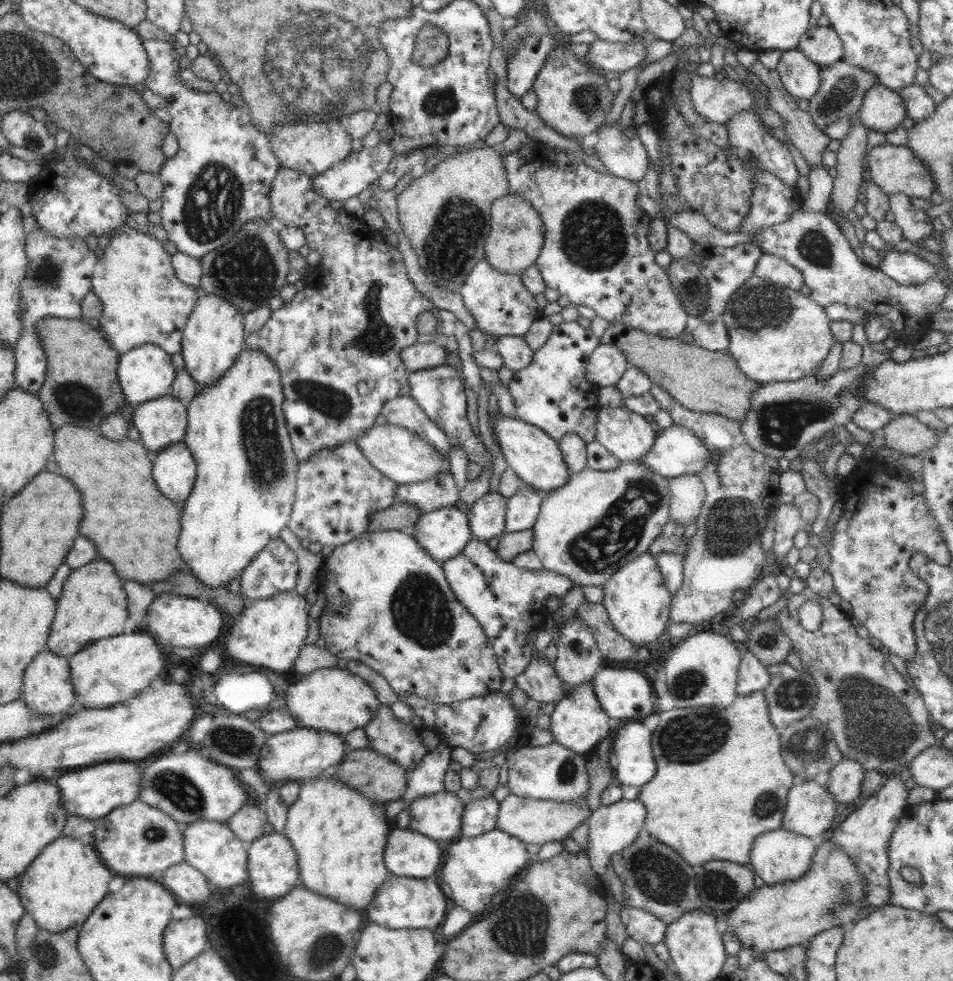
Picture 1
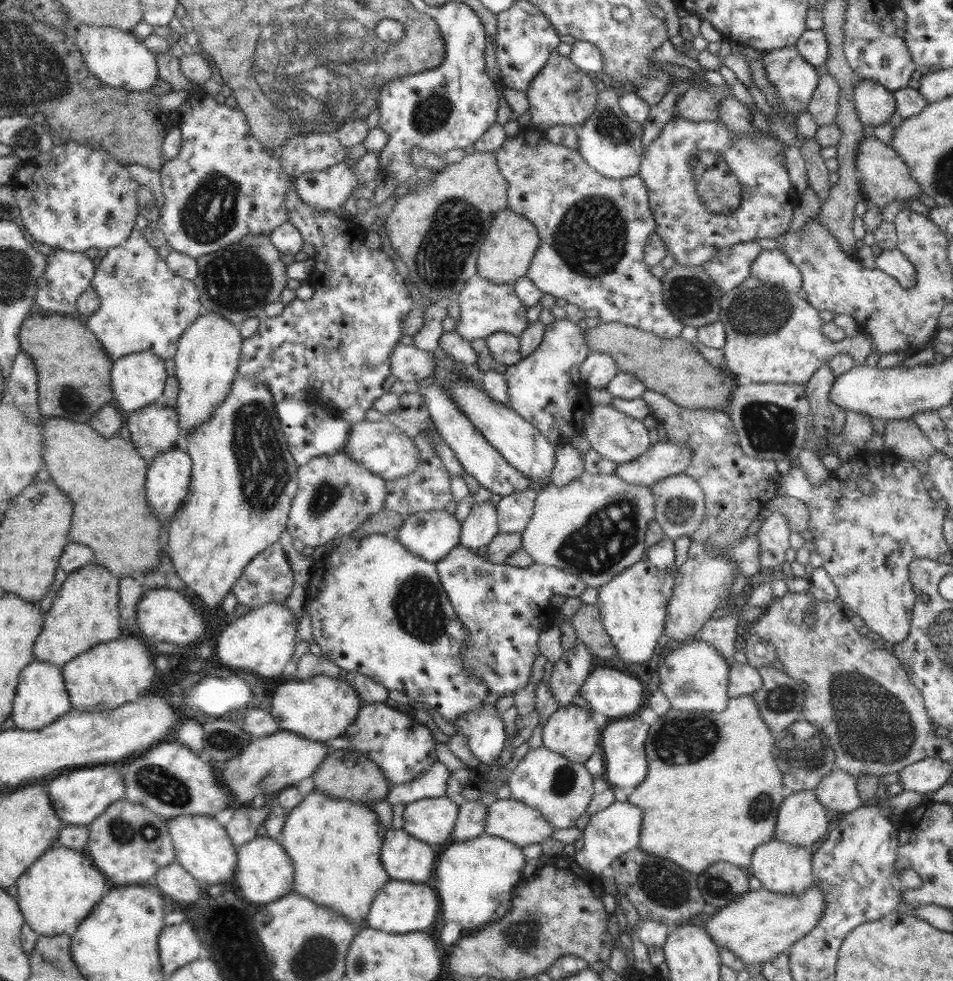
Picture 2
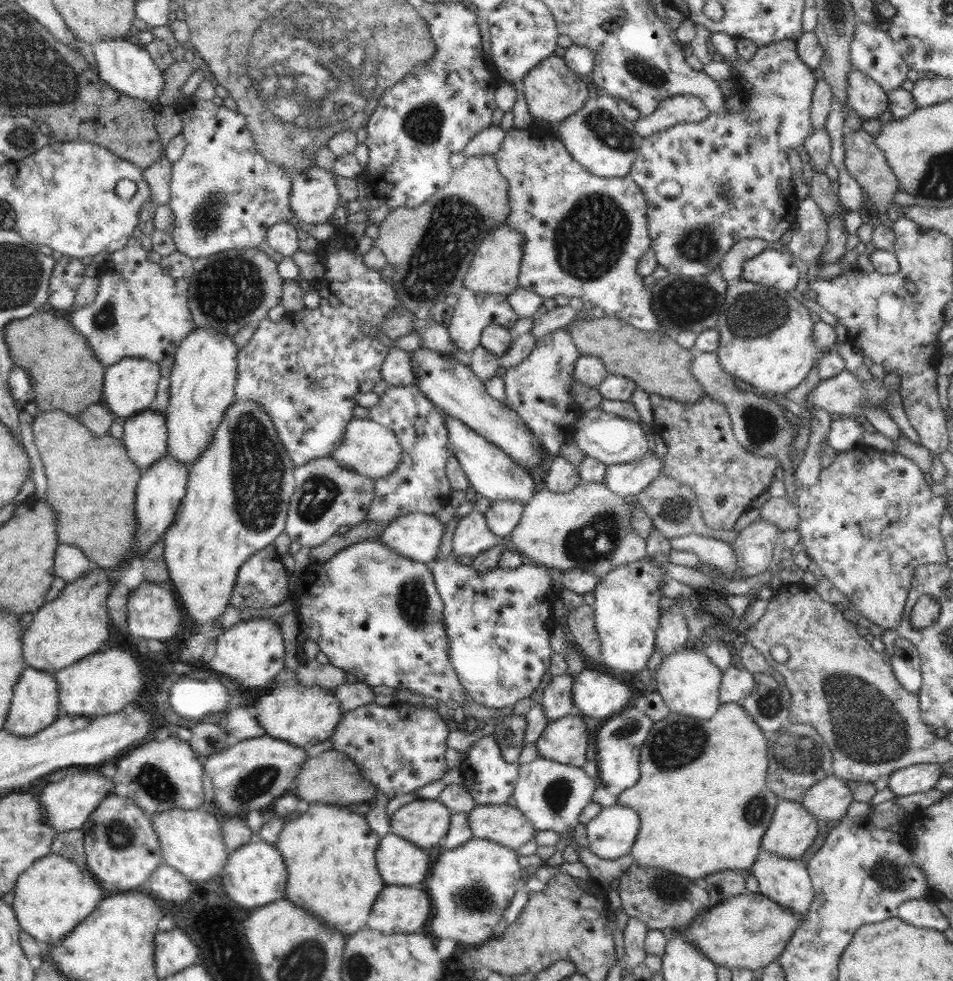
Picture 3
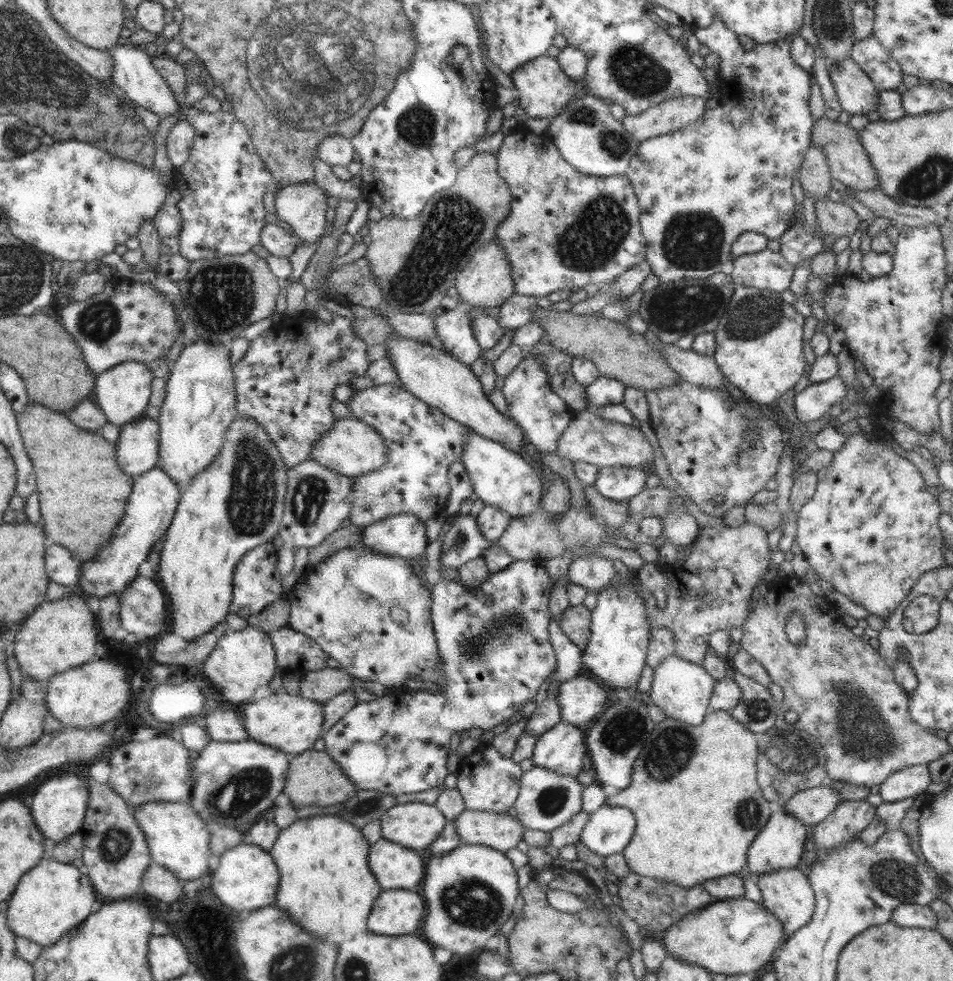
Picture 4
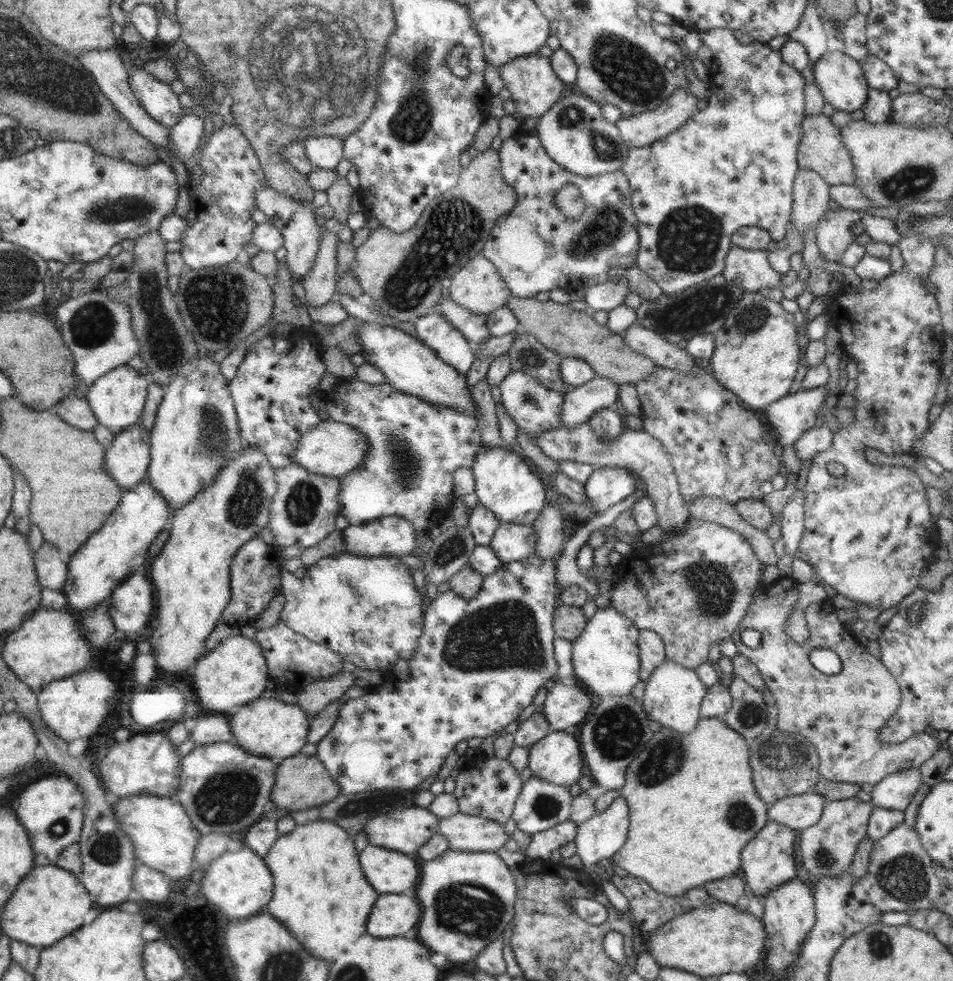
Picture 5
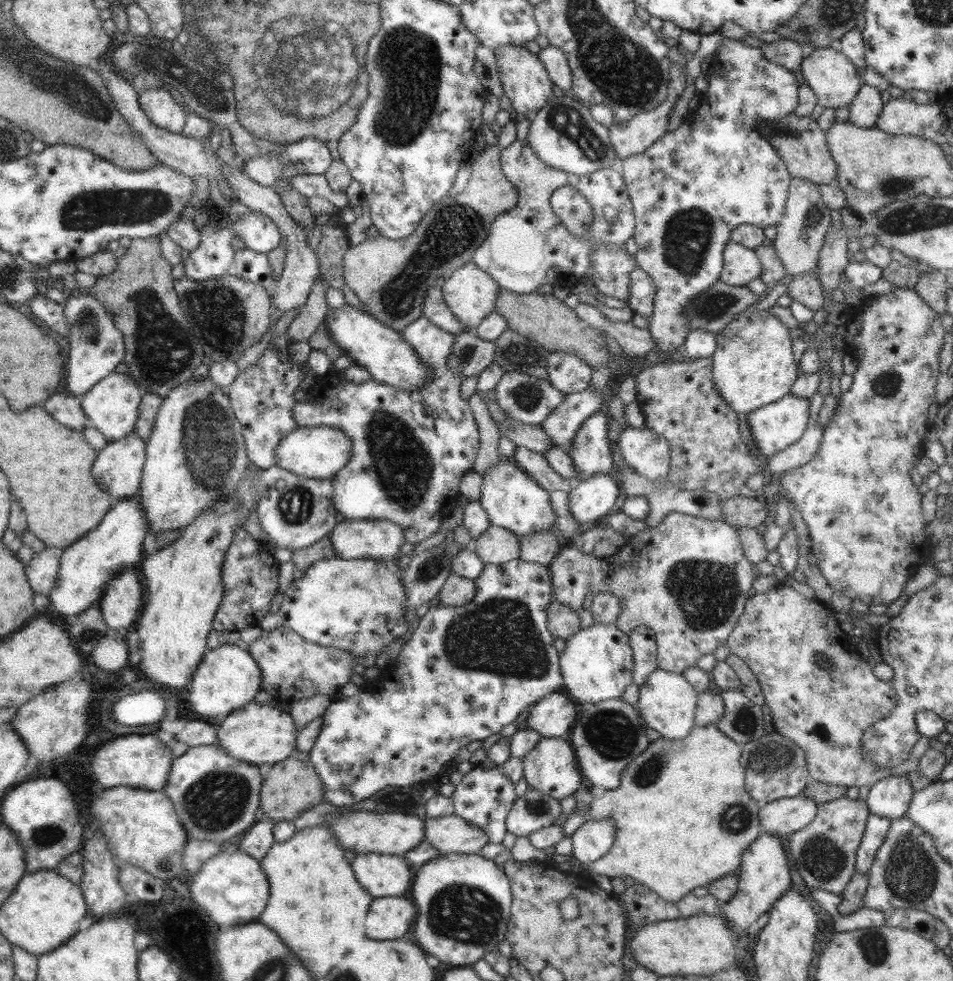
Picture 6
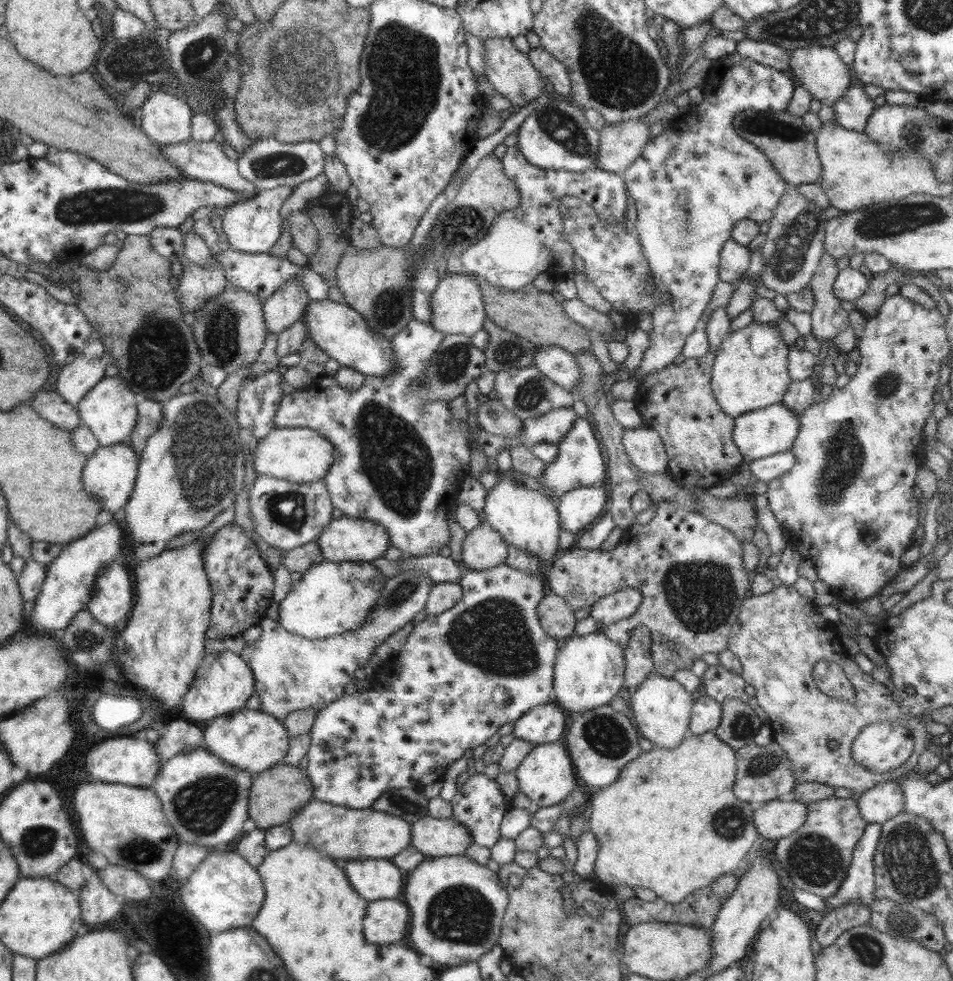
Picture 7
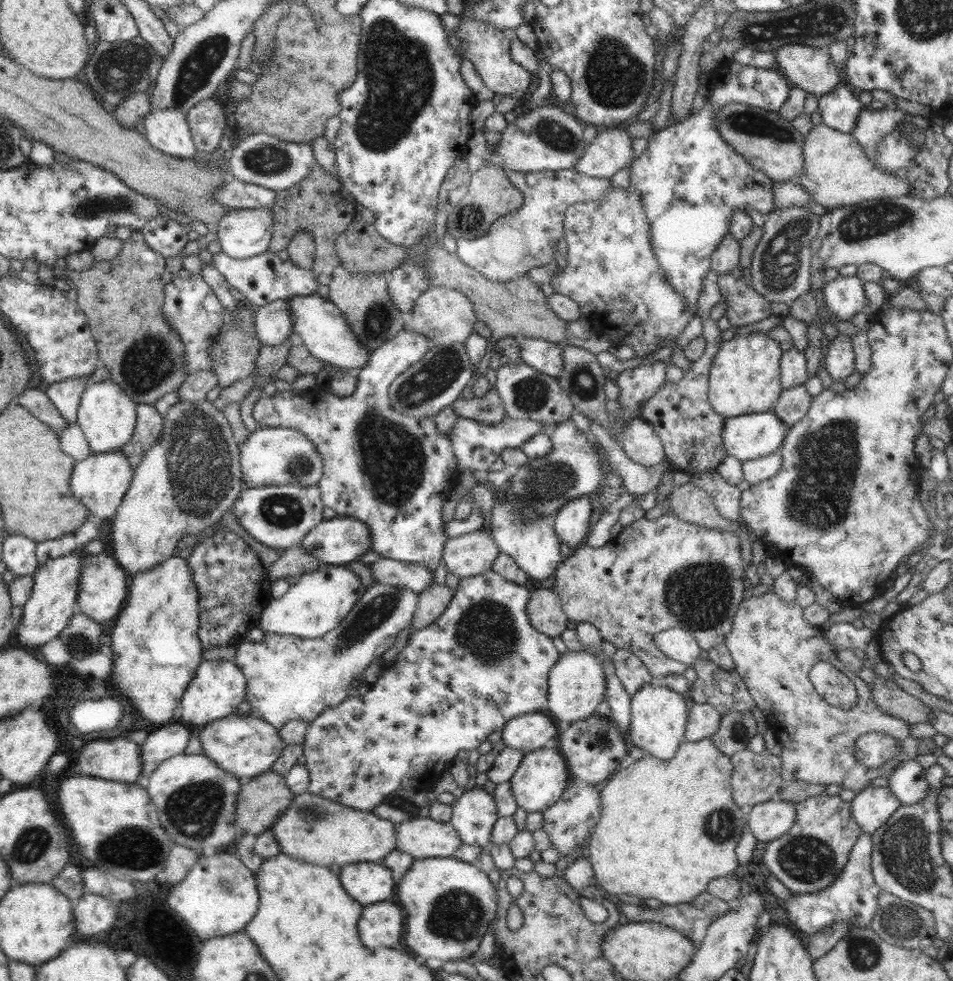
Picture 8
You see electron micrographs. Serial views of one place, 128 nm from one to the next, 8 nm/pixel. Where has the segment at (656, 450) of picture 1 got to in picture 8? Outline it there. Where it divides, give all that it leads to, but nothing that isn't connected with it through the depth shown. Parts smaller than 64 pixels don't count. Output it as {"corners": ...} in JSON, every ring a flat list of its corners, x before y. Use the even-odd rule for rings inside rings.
{"corners":[[585,494,567,502,554,517,554,532,562,543,575,549,584,543,592,518,590,496]]}

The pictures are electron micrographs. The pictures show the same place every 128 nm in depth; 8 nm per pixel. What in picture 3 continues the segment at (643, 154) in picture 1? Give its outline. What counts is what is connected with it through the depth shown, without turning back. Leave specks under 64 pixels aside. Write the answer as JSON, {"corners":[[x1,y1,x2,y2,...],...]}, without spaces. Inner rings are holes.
{"corners":[[600,92,598,98,589,98,586,104,559,123,552,123,550,130,558,133,566,151,586,171,603,178,621,178,629,175,632,164,644,138,638,135,634,122,622,117,614,97]]}

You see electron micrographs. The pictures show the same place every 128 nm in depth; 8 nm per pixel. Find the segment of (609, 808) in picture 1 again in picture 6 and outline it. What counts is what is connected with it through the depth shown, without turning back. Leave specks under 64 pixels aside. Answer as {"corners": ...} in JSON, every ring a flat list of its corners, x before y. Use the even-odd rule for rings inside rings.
{"corners":[[613,818,588,819,571,836,573,861,577,864,591,864,608,854,615,839]]}

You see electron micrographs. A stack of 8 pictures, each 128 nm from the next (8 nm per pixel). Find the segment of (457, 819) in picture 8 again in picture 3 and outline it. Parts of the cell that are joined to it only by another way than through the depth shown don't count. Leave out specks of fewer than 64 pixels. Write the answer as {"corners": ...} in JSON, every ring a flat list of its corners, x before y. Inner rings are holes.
{"corners":[[493,734,481,736,473,742,473,745,464,753,466,766,462,766,461,774,464,777,463,785,472,795,475,803,486,806,488,804,501,805,513,796,515,784,518,778,519,763,506,763,502,758,500,747]]}

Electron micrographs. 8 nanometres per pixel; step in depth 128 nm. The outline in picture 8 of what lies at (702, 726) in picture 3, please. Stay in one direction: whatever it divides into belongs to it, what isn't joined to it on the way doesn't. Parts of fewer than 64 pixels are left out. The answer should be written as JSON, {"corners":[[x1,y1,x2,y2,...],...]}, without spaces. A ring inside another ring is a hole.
{"corners":[[703,738,696,742,685,740,670,760,660,760,654,758,651,754,645,753,642,758,627,768,622,768,616,774,612,774,599,787,601,817,585,843,585,854,590,858,590,864,595,872,594,883,602,887,612,898,615,898,618,894,630,894,630,896,637,896,640,899,656,898,664,904,675,905,694,900,696,896,707,890,709,880,734,874,739,865,734,849,740,840,740,836,742,836,742,830,748,830,748,828,746,823,747,808,742,808,733,801,731,789,732,769,731,757,722,754,711,738]]}

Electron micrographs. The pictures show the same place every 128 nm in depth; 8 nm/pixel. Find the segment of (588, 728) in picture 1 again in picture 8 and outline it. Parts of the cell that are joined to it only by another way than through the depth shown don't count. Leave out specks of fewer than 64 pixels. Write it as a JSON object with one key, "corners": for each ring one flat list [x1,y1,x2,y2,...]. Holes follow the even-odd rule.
{"corners":[[551,744,525,753,509,783,517,806,524,808,526,812,538,812,553,805,562,796,569,777,567,764,558,746]]}

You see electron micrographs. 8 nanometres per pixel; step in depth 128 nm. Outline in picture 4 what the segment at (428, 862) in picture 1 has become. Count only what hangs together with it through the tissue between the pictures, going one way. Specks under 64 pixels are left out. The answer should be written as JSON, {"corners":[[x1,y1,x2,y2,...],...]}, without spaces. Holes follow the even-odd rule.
{"corners":[[387,838,370,847,368,865,383,890,416,890,424,878,424,862,417,851,404,848]]}

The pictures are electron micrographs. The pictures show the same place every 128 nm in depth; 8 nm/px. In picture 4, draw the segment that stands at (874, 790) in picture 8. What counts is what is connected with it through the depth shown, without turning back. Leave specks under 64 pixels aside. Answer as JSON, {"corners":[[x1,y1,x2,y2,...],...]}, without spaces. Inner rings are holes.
{"corners":[[918,764,892,773,880,785,879,794,884,803,900,802,926,793,926,788,930,783,930,771,927,765]]}

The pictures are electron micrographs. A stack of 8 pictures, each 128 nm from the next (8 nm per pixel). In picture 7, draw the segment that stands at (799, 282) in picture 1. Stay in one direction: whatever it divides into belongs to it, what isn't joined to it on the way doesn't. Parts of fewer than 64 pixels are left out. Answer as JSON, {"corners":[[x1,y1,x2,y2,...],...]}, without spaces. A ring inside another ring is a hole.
{"corners":[[728,239,720,252,719,277,724,282,738,280,750,266,751,252,747,246]]}

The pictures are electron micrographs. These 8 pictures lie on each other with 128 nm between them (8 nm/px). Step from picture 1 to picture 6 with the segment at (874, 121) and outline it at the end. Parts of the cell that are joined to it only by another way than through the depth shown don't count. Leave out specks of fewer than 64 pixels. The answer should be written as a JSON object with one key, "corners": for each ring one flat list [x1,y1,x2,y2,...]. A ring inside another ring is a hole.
{"corners":[[831,46,813,48,811,51,807,51,806,56,804,56,800,63,799,69,802,71,806,84,816,95,818,105,826,109,850,106,863,84,856,65,845,54,832,49]]}

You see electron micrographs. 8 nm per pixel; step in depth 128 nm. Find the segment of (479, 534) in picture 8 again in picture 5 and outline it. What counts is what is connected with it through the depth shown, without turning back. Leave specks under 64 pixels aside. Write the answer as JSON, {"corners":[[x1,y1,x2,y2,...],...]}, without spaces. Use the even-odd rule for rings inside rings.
{"corners":[[500,522,489,547,503,562,519,561,535,554,535,532,531,524]]}

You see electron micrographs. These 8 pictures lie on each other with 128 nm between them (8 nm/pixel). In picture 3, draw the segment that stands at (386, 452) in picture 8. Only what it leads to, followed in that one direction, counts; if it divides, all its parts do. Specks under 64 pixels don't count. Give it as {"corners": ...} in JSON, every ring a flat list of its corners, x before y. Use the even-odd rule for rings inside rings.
{"corners":[[463,287,462,292,457,295,457,304,454,307,451,323,446,325,450,338,455,346,460,350,474,350,481,340,483,330,489,324,497,324,510,330,518,315,508,302,507,295,504,294,476,294,473,290],[415,384,406,386,388,386,378,404,368,407,368,418,389,428,401,444,401,461,389,475,373,479,375,495,367,508,365,520,374,520,389,523,396,517,404,516,412,512,434,514,440,508,450,503,451,484,449,483,445,468,447,460,454,454,448,431,443,419,443,413,434,406]]}

